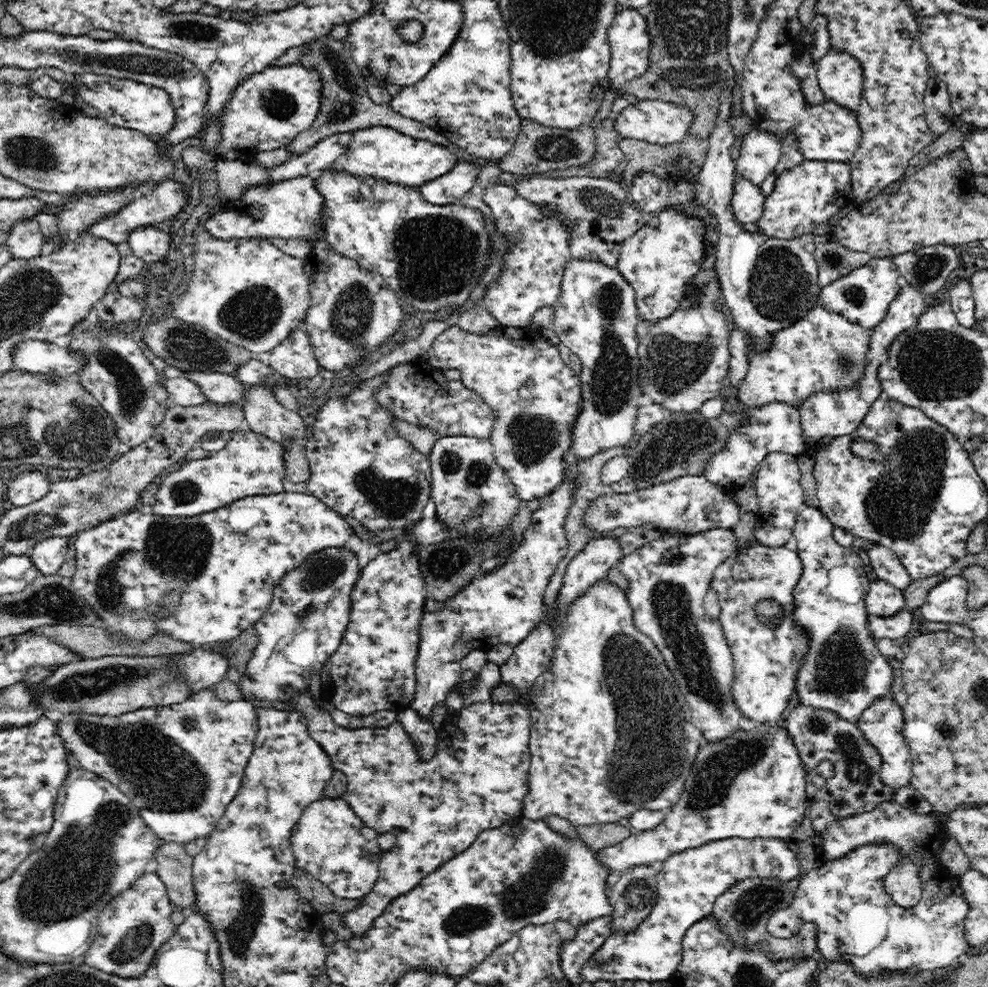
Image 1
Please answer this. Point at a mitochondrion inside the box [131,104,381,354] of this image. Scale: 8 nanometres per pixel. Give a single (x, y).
(252, 314)

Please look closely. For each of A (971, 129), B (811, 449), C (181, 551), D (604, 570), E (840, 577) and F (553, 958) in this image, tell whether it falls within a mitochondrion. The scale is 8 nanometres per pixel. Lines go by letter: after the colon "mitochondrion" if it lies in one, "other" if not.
A: other
B: other
C: mitochondrion
D: other
E: other
F: other

